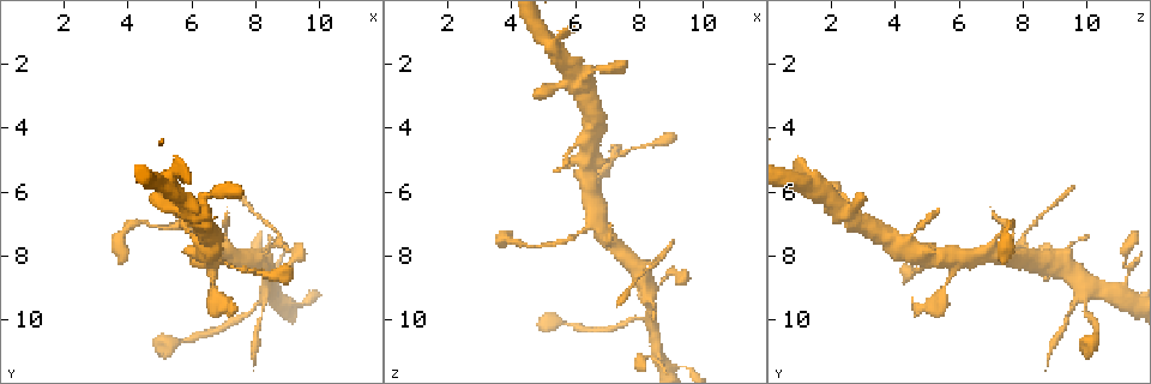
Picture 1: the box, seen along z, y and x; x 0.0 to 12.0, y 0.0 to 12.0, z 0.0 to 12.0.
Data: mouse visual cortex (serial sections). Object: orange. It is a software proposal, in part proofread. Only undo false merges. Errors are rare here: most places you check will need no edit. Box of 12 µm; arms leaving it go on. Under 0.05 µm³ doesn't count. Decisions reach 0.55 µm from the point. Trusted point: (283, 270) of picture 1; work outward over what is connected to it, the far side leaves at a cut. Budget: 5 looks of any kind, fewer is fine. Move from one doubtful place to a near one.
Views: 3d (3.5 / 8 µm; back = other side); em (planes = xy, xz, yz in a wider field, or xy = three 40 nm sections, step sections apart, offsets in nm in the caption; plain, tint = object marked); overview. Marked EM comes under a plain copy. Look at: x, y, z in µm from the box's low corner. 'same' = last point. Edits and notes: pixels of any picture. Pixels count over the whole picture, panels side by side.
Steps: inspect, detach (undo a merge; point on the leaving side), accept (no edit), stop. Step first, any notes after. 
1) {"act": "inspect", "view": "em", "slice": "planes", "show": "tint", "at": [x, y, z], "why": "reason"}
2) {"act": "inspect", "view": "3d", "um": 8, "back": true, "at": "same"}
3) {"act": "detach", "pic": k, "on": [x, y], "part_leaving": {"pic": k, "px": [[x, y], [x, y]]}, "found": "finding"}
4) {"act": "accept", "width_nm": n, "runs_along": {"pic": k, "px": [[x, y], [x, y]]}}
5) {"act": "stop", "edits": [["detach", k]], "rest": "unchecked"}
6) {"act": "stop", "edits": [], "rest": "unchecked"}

{"act": "inspect", "view": "3d", "um": 3.5, "at": [6.7, 8.2, 5.1], "why": "small branch off a trunk"}

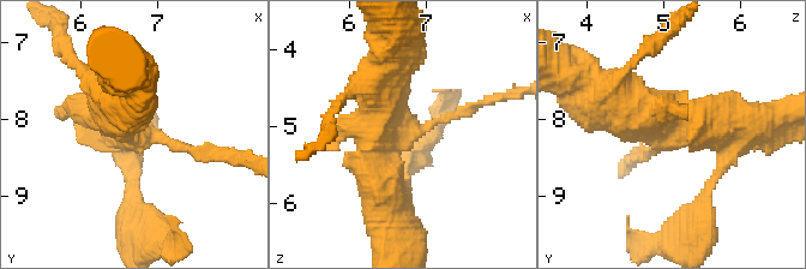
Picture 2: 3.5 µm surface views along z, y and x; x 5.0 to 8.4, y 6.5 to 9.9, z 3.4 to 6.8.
{"act": "inspect", "view": "em", "slice": "xy", "step": 1, "show": "tint", "at": [6.75, 8.15, 5.05], "arms": 4, "arm_widths_nm": [150, 400, 600, 600], "why": "need the tissue"}

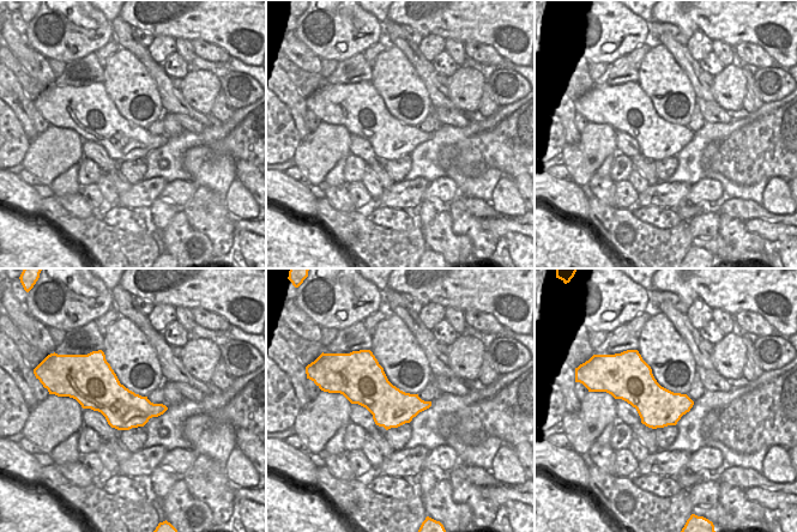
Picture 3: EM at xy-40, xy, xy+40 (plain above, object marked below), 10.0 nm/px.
{"act": "accept", "runs_along": {"pic": 2, "px": [[476, 103], [388, 147], [384, 202]]}, "found": "one cell here"}

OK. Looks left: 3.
{"act": "inspect", "view": "3d", "um": 3.5, "at": [8.7, 7.3, 8.1], "why": "abrupt turn"}

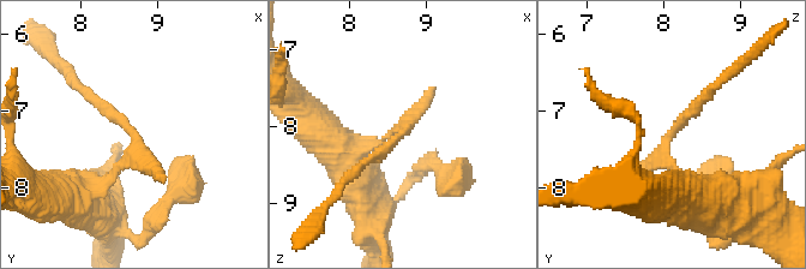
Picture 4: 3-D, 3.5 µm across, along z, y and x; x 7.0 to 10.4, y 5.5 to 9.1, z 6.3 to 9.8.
{"act": "inspect", "view": "em", "slice": "xy", "step": 2, "show": "tint", "at": [8.75, 7.35, 8.05]}

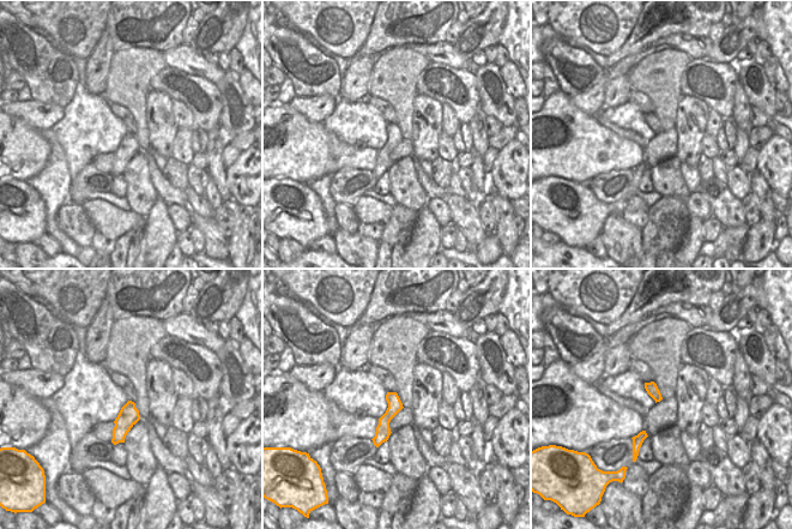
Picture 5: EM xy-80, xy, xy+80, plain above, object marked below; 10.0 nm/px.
{"act": "inspect", "view": "em", "slice": "xy", "step": 3, "show": "tint", "at": "same", "why": "another direction"}

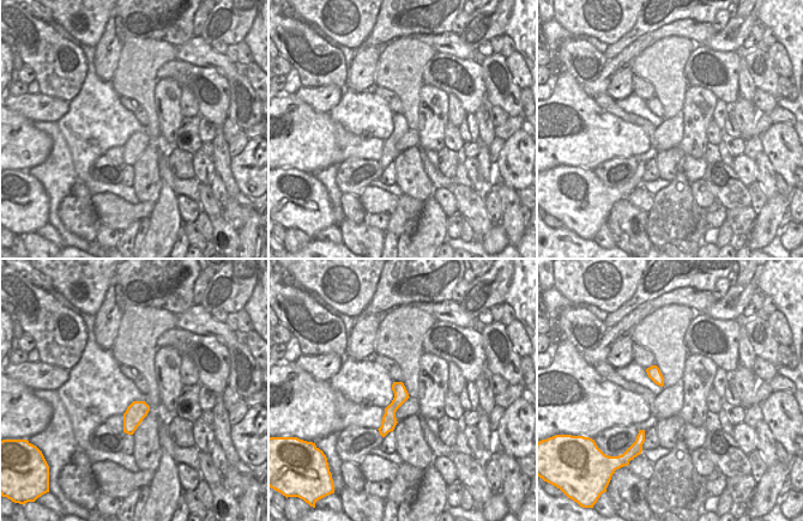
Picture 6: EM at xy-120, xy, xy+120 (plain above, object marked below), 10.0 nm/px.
{"act": "accept", "width_nm": 140, "runs_along": {"pic": 4, "px": [[692, 195], [662, 147], [711, 91]]}, "found": "all the same cell"}

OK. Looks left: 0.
{"act": "stop", "edits": [], "rest": "unchecked"}

